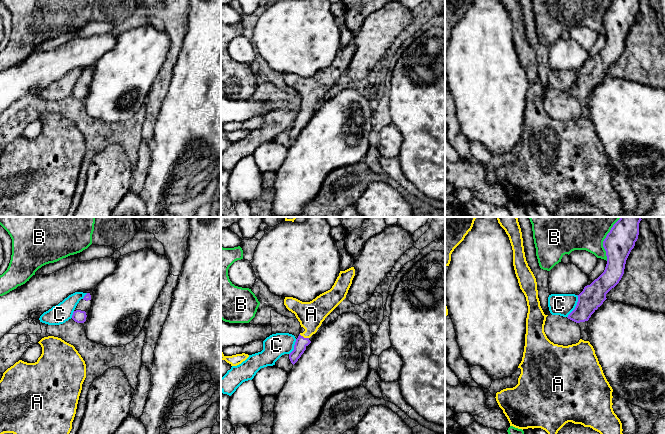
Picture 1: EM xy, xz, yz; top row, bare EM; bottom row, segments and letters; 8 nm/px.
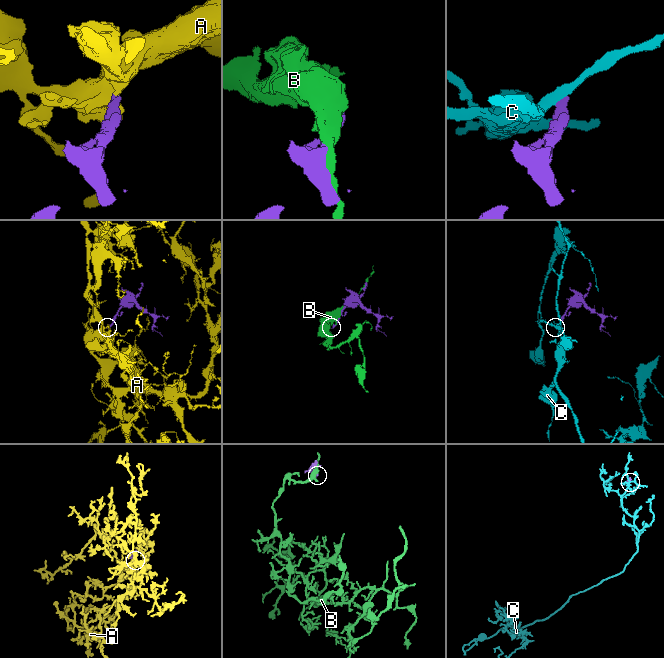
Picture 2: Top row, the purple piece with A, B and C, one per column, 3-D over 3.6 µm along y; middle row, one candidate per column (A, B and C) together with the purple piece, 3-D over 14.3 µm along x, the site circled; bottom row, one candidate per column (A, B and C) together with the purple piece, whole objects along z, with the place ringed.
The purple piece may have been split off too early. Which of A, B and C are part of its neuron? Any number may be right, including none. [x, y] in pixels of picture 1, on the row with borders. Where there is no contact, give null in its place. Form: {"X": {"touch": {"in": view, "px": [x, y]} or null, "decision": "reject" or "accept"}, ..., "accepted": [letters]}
{"A": {"touch": {"in": "xz", "px": [303, 337]}, "decision": "accept"}, "B": {"touch": {"in": "yz", "px": [604, 239]}, "decision": "reject"}, "C": {"touch": {"in": "yz", "px": [576, 306]}, "decision": "reject"}, "accepted": ["A"]}

